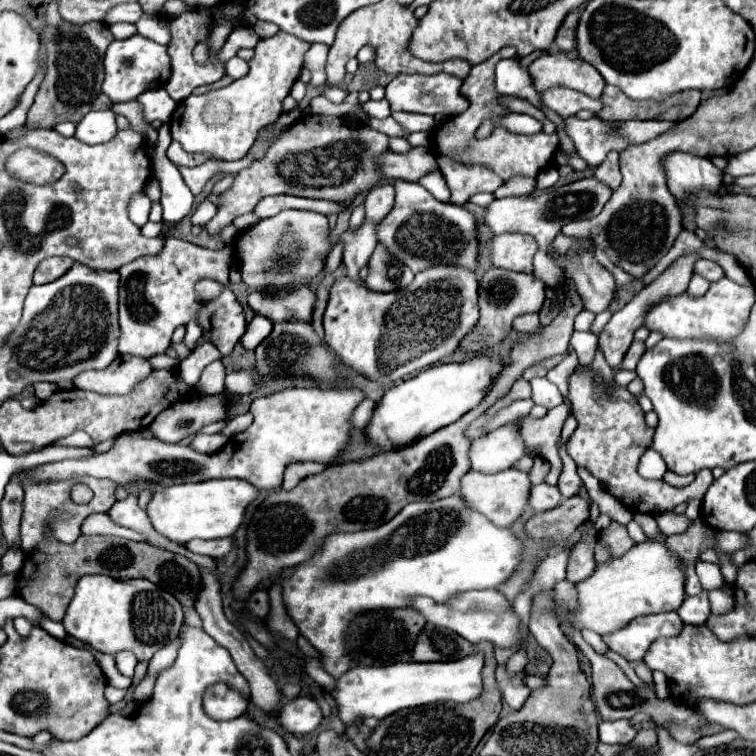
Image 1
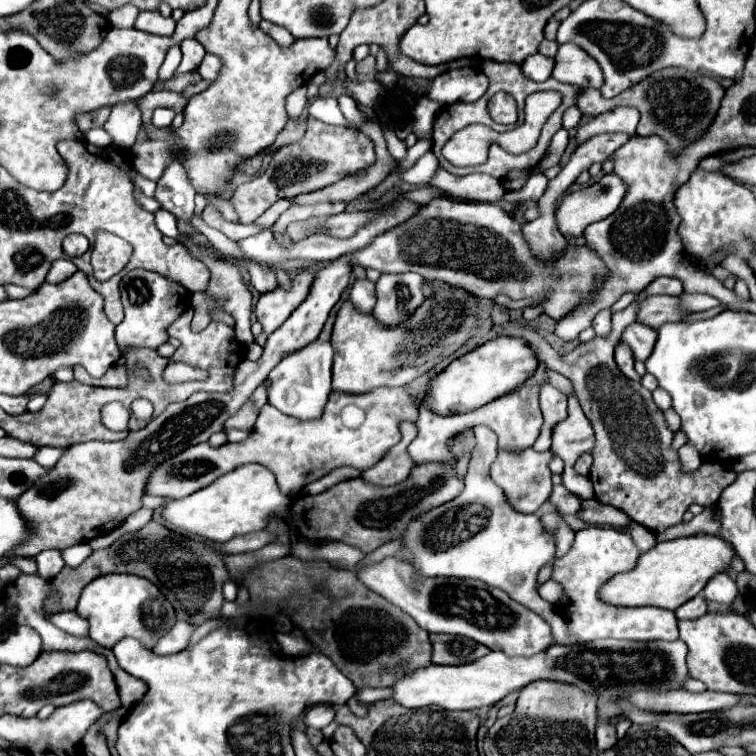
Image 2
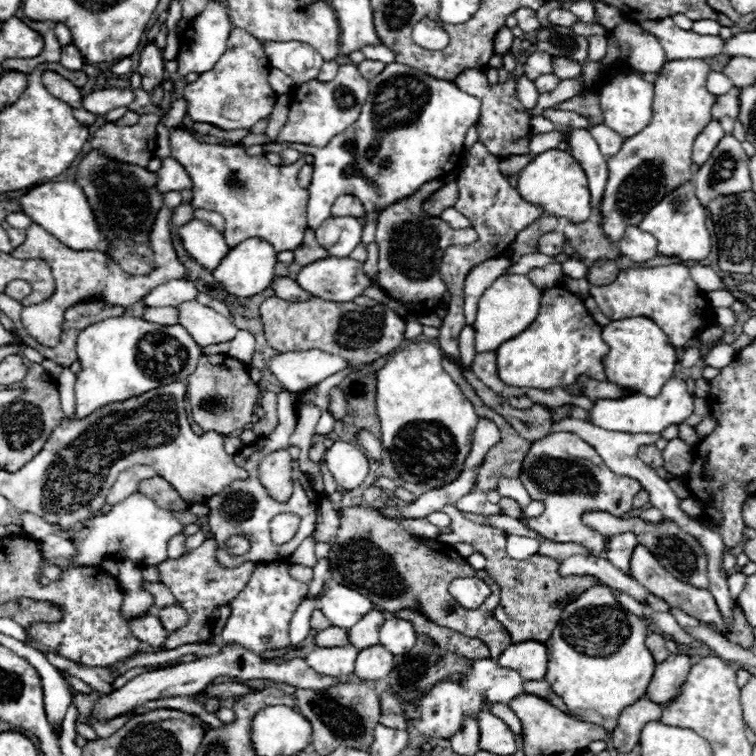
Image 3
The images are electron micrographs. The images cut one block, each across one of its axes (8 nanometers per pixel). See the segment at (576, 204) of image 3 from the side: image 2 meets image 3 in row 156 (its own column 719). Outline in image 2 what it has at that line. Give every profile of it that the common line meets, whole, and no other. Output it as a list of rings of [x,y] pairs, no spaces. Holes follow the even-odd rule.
[[[696,534],[678,540],[658,542],[650,552],[640,556],[640,562],[634,570],[616,574],[612,580],[608,580],[600,590],[600,598],[614,606],[630,604],[676,610],[678,606],[694,598],[712,576],[726,572],[734,556],[734,546],[722,536],[714,534]]]

